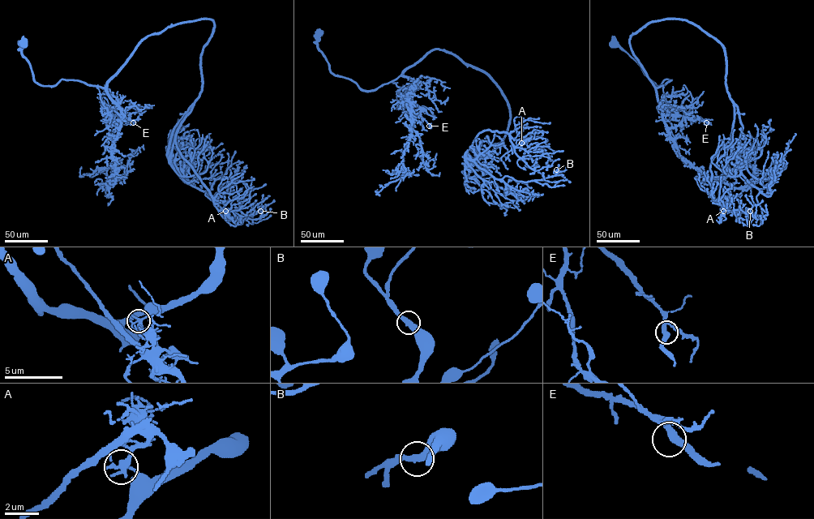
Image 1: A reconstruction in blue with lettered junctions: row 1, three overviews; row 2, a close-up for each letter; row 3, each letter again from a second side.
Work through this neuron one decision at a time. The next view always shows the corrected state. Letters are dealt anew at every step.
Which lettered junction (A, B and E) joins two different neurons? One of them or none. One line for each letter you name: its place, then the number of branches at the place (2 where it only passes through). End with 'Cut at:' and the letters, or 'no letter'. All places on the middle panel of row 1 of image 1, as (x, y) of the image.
A: place (521, 143); branches 2
Cut at: A

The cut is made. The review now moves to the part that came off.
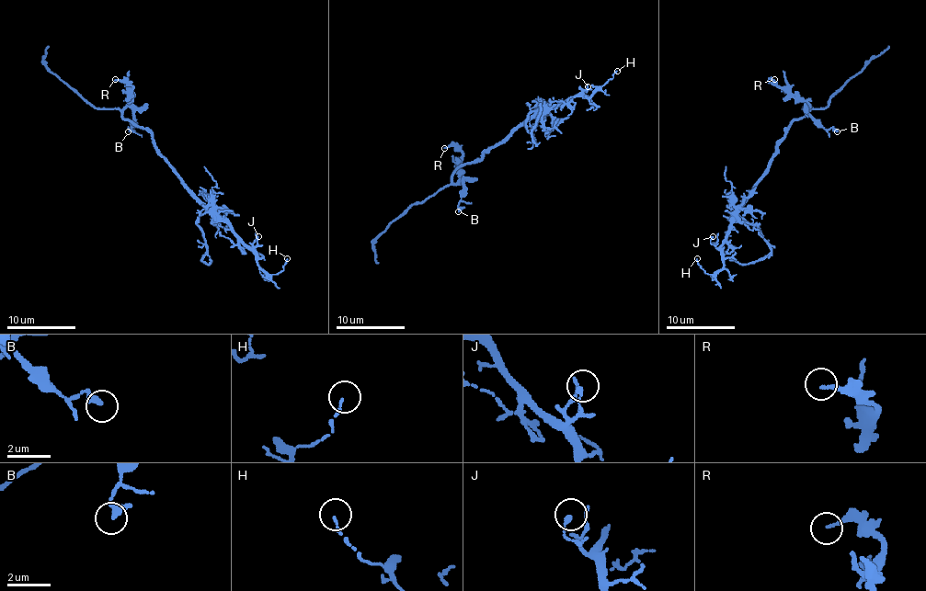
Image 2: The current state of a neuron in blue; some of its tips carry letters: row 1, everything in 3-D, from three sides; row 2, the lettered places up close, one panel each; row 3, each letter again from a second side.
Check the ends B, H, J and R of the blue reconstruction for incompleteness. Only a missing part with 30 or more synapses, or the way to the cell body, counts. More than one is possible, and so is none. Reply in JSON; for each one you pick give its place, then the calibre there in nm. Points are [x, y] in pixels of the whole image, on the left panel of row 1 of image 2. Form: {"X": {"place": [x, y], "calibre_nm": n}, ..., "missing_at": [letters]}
{"missing_at": []}

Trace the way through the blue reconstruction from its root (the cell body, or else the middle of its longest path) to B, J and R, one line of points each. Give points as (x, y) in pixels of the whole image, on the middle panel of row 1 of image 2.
B: (488, 152), (474, 162), (463, 164), (454, 172), (452, 182), (463, 182), (458, 211)
J: (488, 152), (538, 112), (545, 112), (571, 100), (585, 90), (586, 85), (588, 86)
R: (488, 152), (463, 164), (454, 172), (452, 182), (458, 180), (462, 153), (452, 146), (444, 148)

